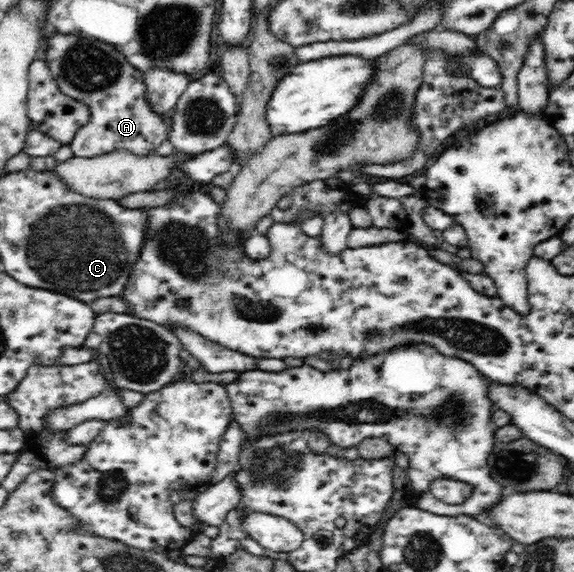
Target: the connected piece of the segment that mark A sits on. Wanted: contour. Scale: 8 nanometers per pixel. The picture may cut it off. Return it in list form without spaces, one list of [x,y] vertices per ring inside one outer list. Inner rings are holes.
[[[53,31],[43,60],[57,87],[90,109],[90,120],[77,128],[69,142],[74,157],[92,158],[118,150],[152,156],[169,138],[169,117],[156,115],[146,100],[144,72],[133,68],[114,45]]]

